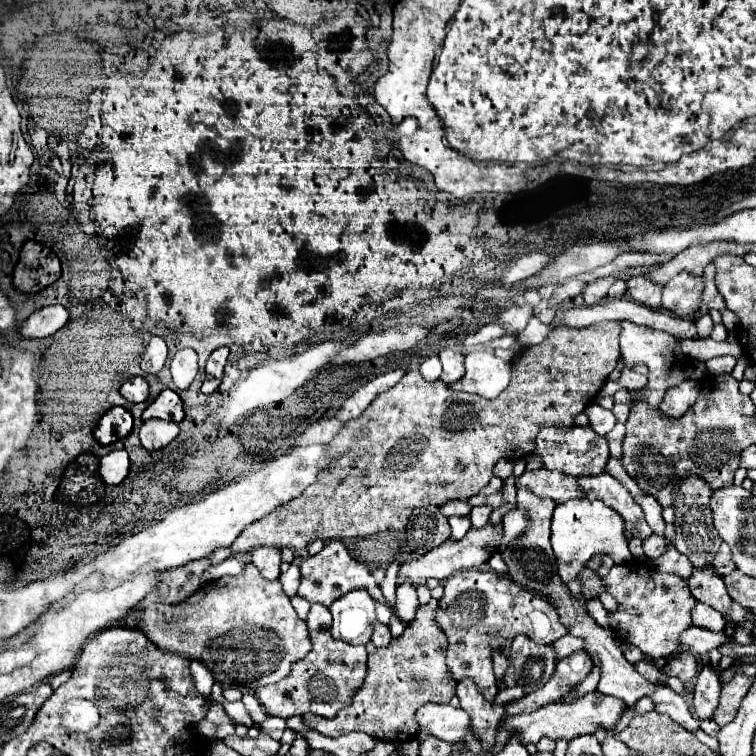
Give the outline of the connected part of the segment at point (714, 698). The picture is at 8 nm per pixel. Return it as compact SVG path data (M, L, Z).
M704 667L696 677L696 685L694 685L694 709L700 719L712 719L718 707L720 689L722 685L718 681L716 671L710 667Z

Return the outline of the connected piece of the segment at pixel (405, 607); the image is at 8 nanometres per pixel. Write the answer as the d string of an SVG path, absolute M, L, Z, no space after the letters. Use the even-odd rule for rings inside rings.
M402 583L402 585L396 589L396 607L398 607L398 613L400 613L404 619L414 619L412 615L414 615L416 609L418 609L418 597L416 597L416 587L414 587L414 585Z

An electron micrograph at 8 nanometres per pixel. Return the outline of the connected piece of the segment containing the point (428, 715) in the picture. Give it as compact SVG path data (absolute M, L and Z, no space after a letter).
M428 703L418 709L416 719L420 723L420 729L428 729L430 735L448 743L458 743L464 733L472 729L468 713L464 709L452 707L450 703Z

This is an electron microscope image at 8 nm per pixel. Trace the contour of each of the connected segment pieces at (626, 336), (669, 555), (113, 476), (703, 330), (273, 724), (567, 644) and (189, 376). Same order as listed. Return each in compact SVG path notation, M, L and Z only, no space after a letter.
M622 321L620 353L622 353L624 369L630 369L632 371L636 365L648 367L648 383L642 389L634 391L636 393L634 401L644 401L644 403L648 403L654 409L660 407L660 401L662 401L666 389L670 389L674 385L680 385L682 381L688 381L690 379L690 375L688 375L690 359L682 353L680 339L676 339L670 333L656 331L656 329L650 329L650 327L638 327L634 323Z
M668 541L668 549L654 561L654 569L660 573L674 573L684 579L694 571L694 565L690 565L690 561L672 545L672 541Z
M110 451L100 459L100 475L108 485L118 485L128 475L128 453L122 451Z
M702 315L698 321L696 321L696 329L698 329L698 337L700 339L708 339L712 329L714 329L714 323L710 319L710 315Z
M268 717L262 725L260 725L260 733L268 733L272 739L280 741L282 731L286 729L286 721L280 717Z
M562 637L562 639L558 639L554 643L554 647L556 647L558 659L562 659L564 655L572 655L574 651L582 649L584 647L584 639L582 637Z
M180 349L170 361L172 379L178 389L186 389L198 373L198 357L194 349Z

